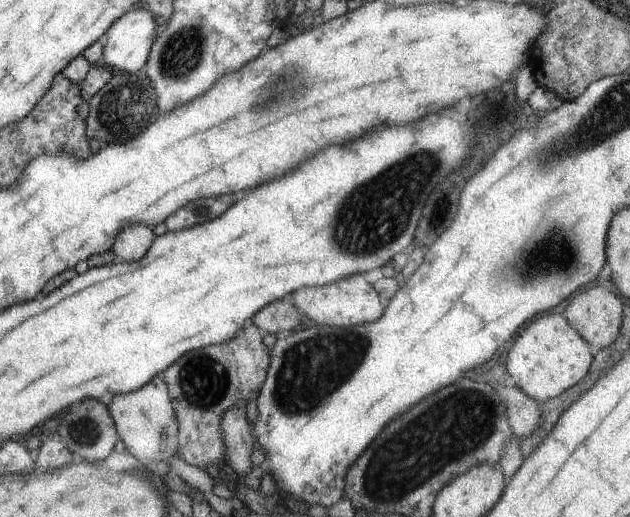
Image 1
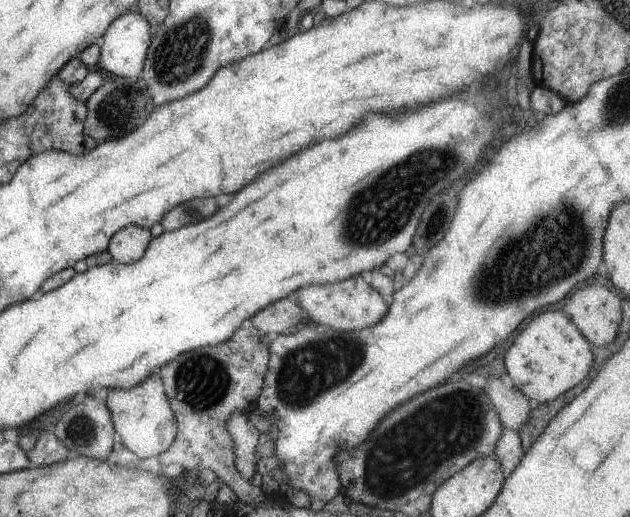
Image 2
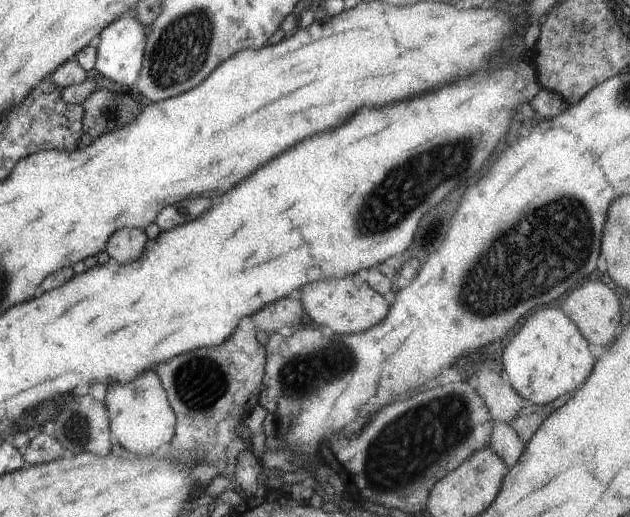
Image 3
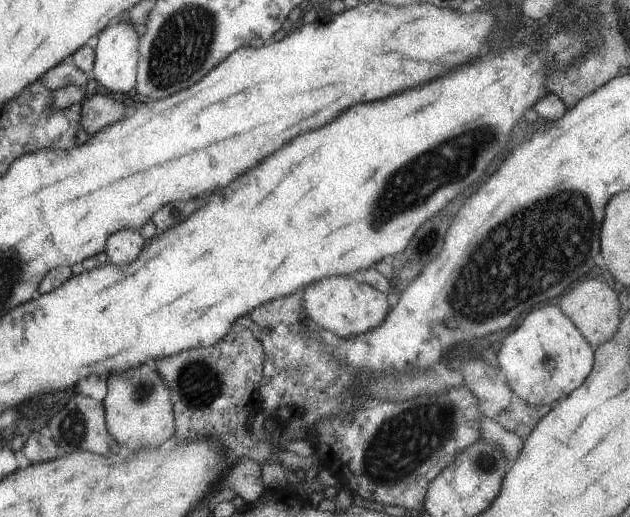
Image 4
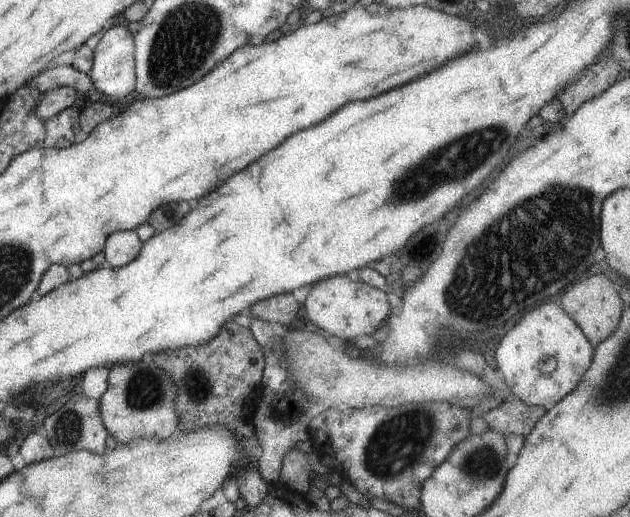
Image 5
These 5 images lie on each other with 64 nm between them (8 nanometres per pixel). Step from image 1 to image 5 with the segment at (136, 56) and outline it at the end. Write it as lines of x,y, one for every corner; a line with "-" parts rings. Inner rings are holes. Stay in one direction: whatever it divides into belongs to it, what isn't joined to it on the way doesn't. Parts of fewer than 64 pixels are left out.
121,24
114,25
103,32
103,35
92,50
92,65
88,75
92,86
101,94
113,100
121,98
134,90
134,42
131,32

